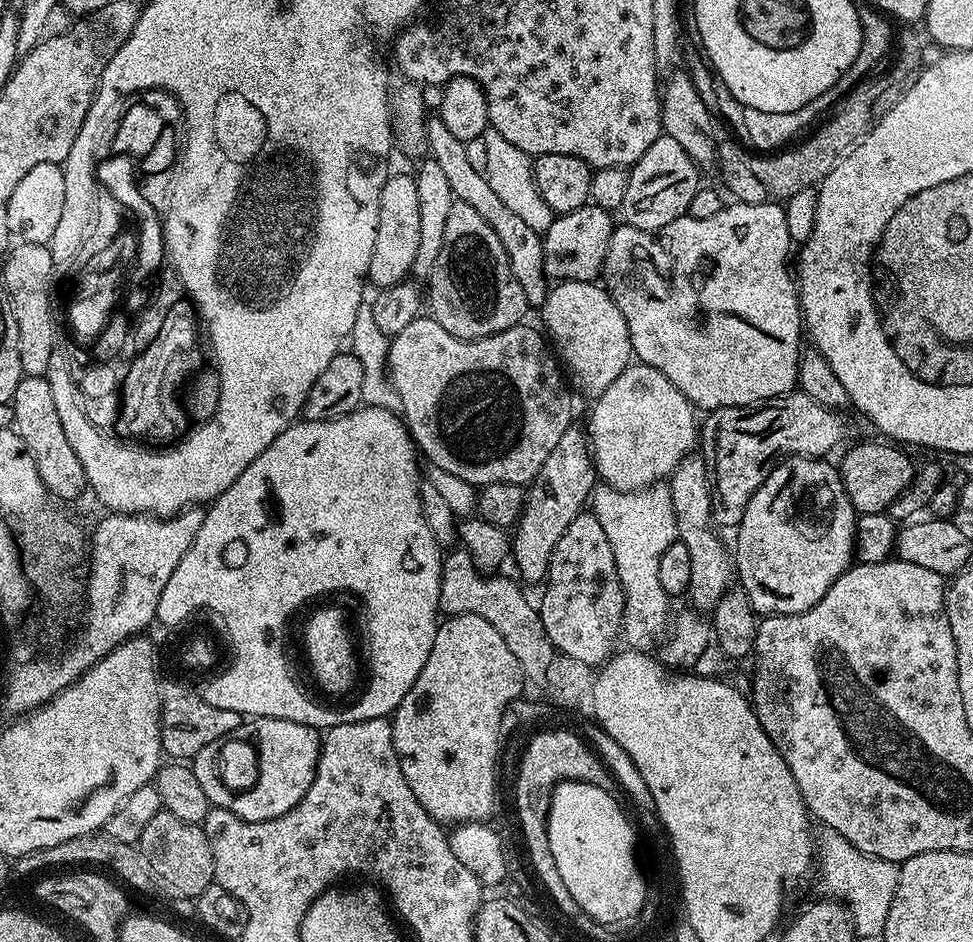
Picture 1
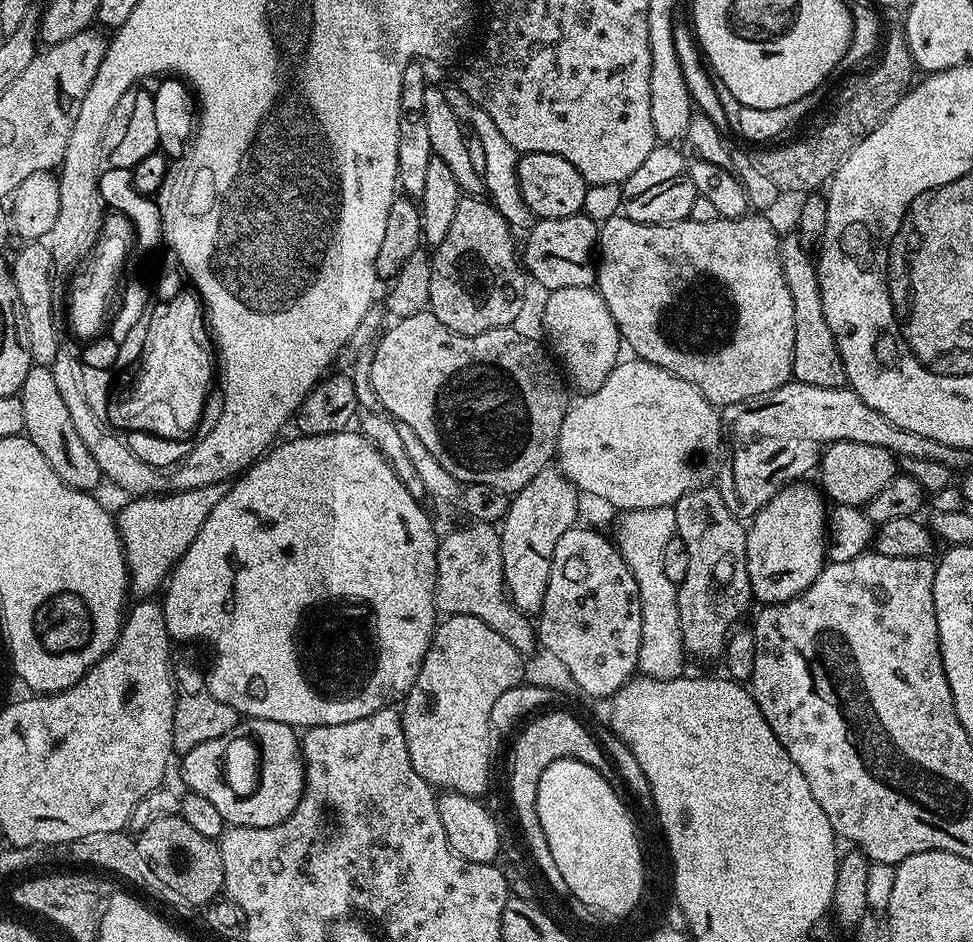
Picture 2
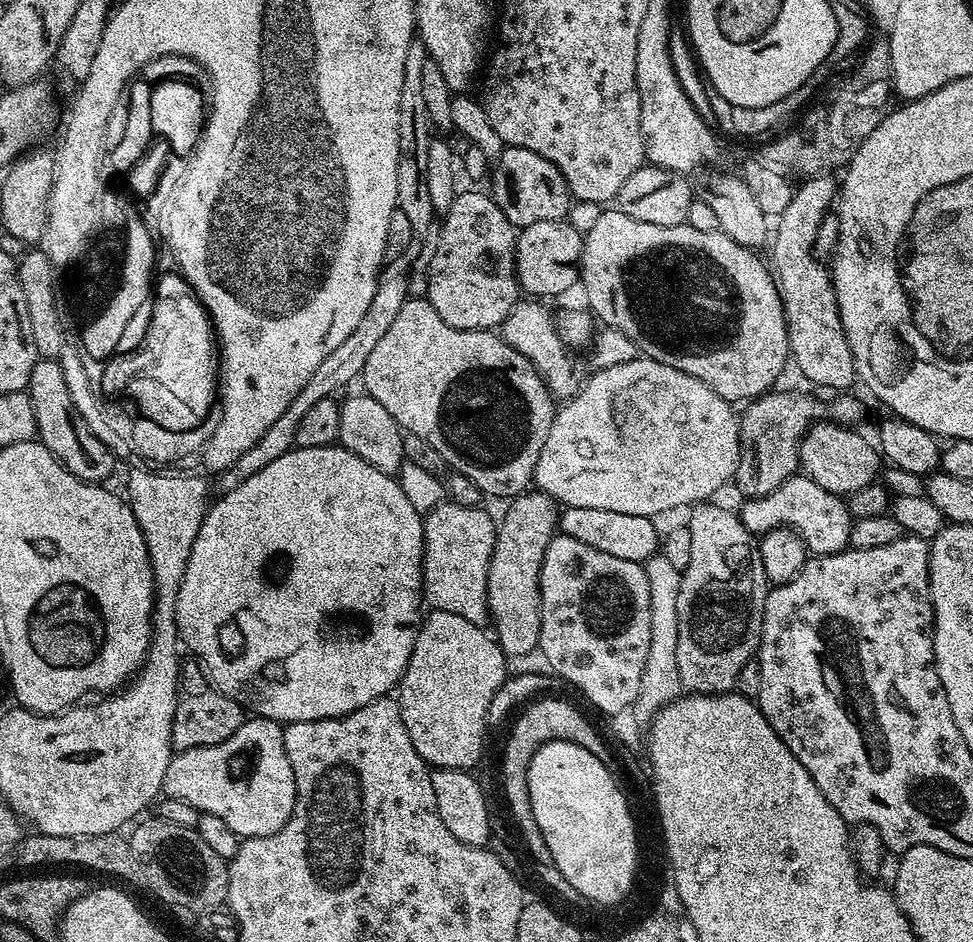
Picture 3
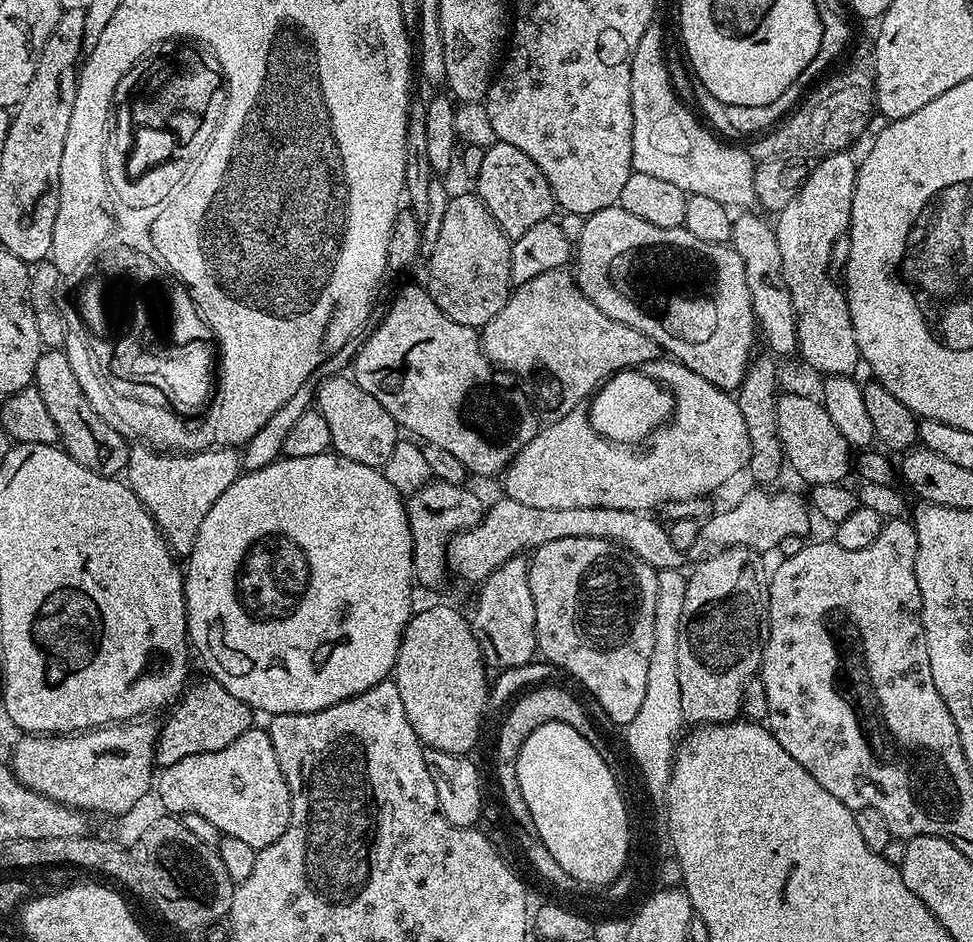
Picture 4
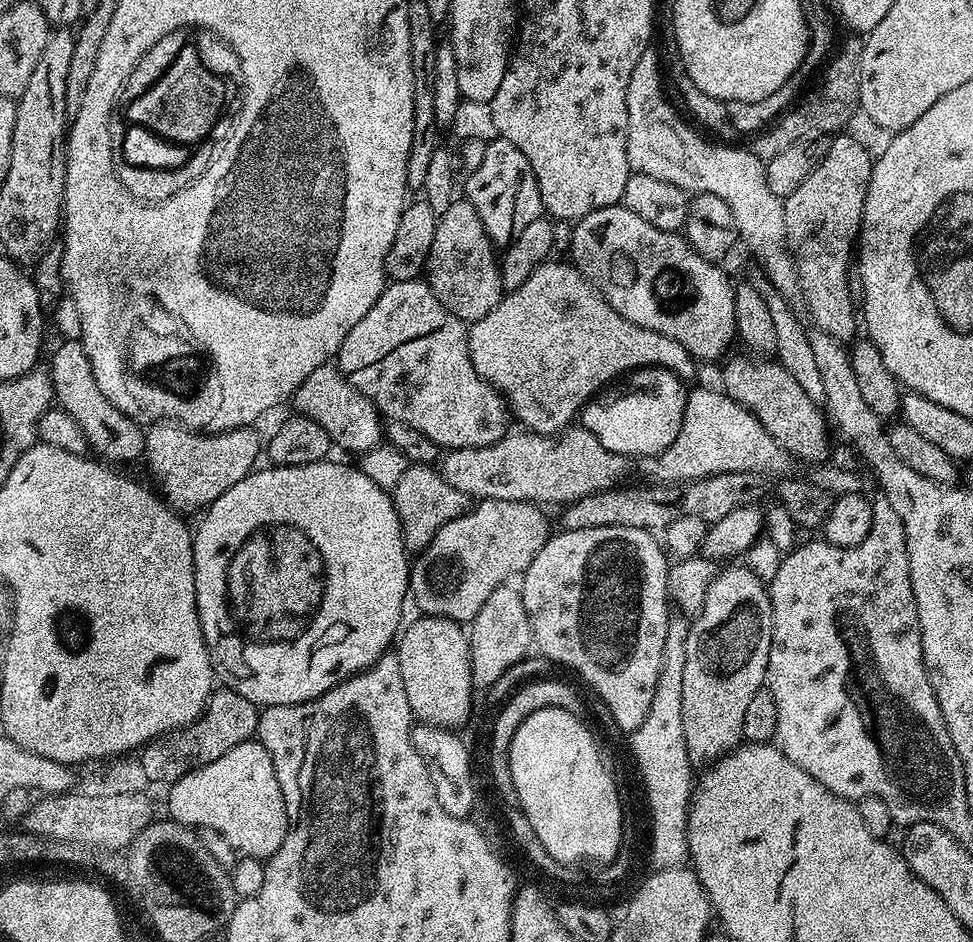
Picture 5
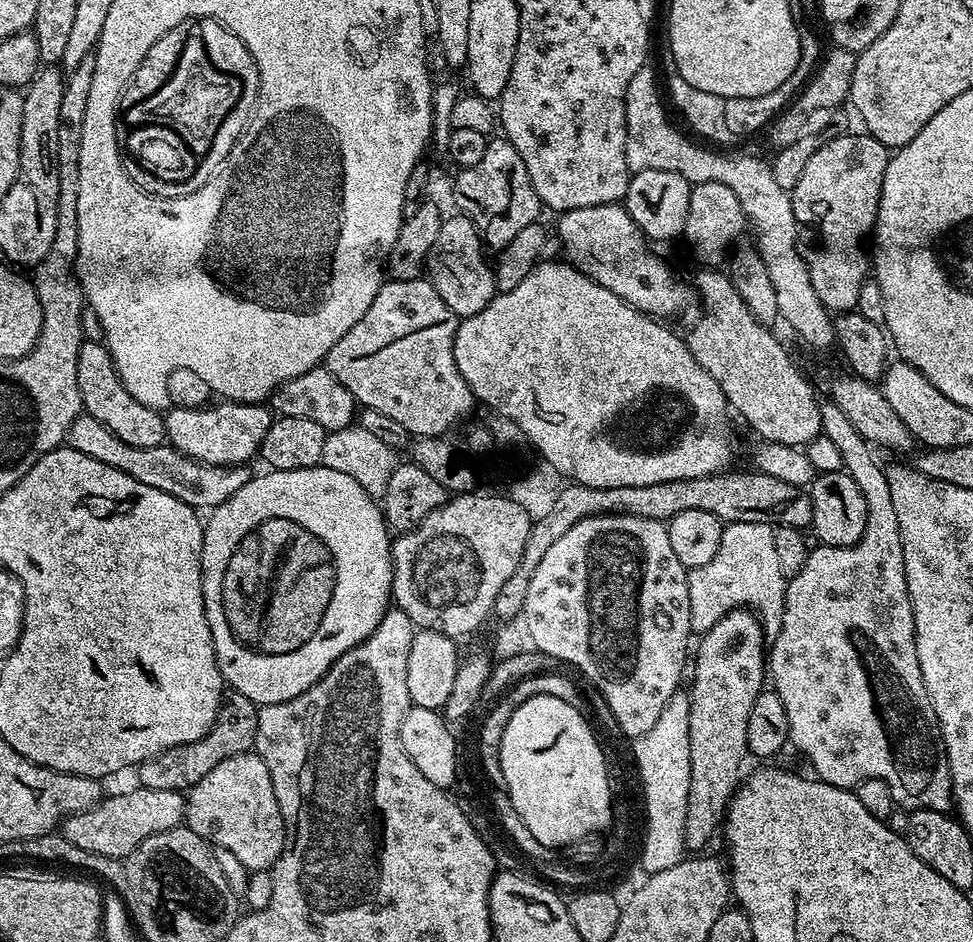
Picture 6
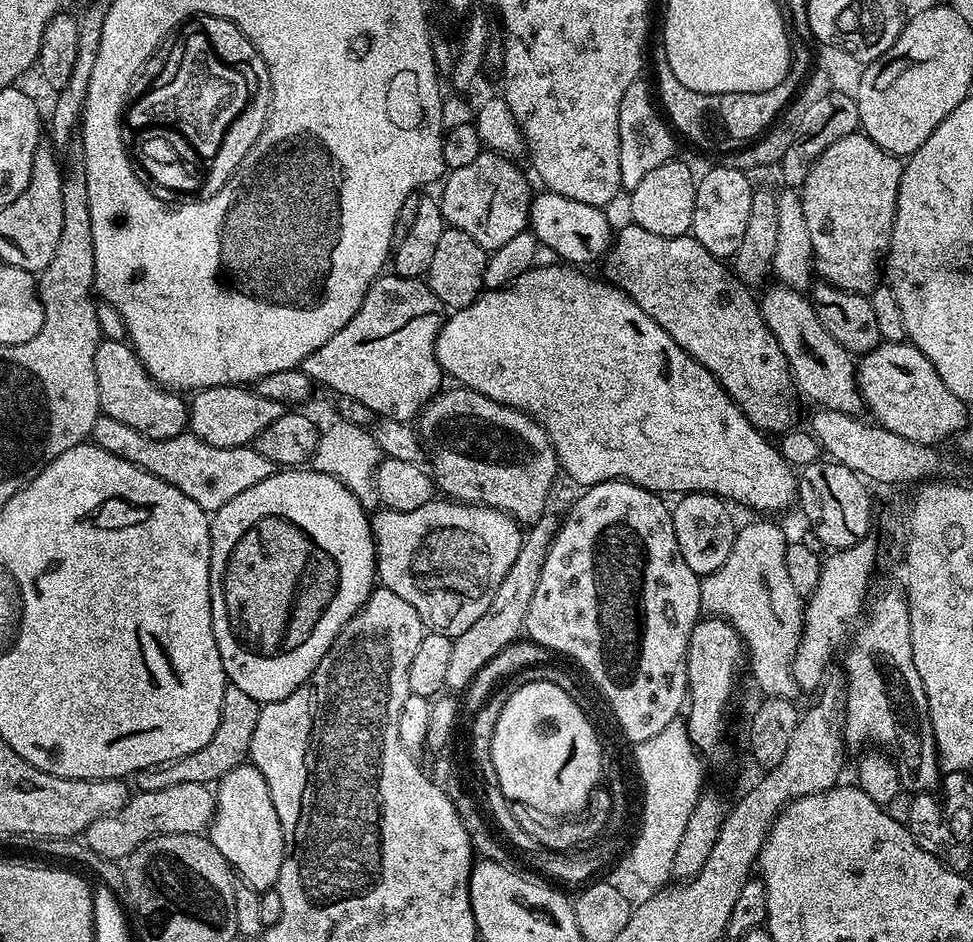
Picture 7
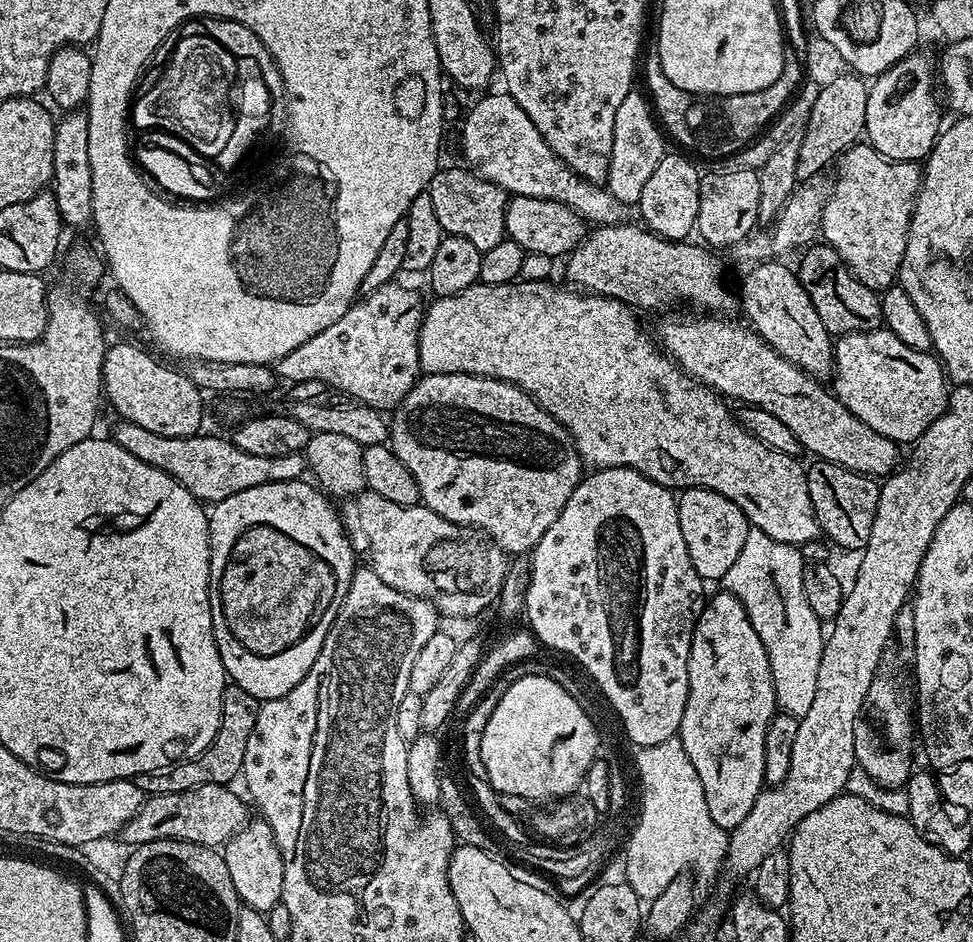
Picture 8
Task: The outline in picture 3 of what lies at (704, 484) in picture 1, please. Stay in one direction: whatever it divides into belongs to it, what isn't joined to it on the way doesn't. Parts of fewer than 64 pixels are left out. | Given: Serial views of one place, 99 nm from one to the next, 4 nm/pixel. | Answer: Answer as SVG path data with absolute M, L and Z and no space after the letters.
M701 502L691 509L692 512L686 520L686 526L690 530L690 566L686 566L680 573L680 585L678 586L678 674L680 675L680 687L685 693L697 696L717 696L719 692L730 692L735 689L738 674L742 674L742 666L750 662L757 655L760 647L760 635L762 634L762 614L764 603L768 597L770 582L764 573L760 546L757 537L740 520L735 511L723 508L716 502Z

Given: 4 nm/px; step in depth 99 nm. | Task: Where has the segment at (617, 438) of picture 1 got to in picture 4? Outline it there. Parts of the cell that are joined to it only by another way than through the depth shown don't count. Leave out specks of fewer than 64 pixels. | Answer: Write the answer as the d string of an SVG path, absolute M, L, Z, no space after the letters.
M671 358L651 360L649 364L643 365L642 371L649 378L656 380L661 386L667 388L673 396L671 419L651 437L650 443L652 445L649 448L644 448L646 446L632 447L627 444L608 440L602 434L596 432L594 426L591 425L589 413L583 407L578 407L570 414L566 414L566 418L551 421L547 426L541 427L537 431L536 437L513 458L511 464L502 473L502 481L504 480L503 495L514 502L522 502L522 506L538 506L538 510L565 508L566 506L602 506L603 508L613 508L614 510L634 510L635 512L644 514L652 510L648 508L660 510L670 502L689 500L690 498L698 498L699 496L707 497L709 495L708 492L722 487L727 480L734 479L740 471L743 473L747 469L751 454L750 437L746 430L746 423L743 422L739 406L736 405L735 399L725 389L714 386L714 382L706 382L706 378L702 378L702 374L694 374L694 370L682 366L678 361Z

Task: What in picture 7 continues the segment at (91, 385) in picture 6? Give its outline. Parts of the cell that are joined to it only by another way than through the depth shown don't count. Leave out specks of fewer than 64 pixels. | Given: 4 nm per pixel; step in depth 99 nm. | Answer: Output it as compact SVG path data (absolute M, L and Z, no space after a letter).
M101 339L98 350L94 354L94 374L98 378L98 398L100 411L110 418L118 418L118 422L126 422L126 426L134 426L138 434L146 434L146 438L174 438L188 428L189 405L183 395L169 390L156 383L144 369L144 363L136 356L136 349L124 340Z

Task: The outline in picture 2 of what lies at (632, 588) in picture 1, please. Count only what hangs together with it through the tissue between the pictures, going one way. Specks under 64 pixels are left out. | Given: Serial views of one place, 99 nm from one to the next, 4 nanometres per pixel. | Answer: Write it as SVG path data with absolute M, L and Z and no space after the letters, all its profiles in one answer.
M675 507L629 508L619 513L614 543L620 549L634 582L638 582L638 594L642 606L642 646L638 646L639 675L655 680L673 680L685 675L684 639L680 629L678 614L678 585L670 582L666 569L662 566L662 554L666 554L666 542L676 535Z

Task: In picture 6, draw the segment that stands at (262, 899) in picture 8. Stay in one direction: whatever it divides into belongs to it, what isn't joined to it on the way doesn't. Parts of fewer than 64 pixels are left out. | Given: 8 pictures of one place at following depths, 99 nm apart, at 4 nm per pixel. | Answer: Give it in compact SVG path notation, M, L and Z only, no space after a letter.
M256 751L234 754L226 758L226 762L218 762L214 770L210 770L194 787L187 789L184 805L186 826L194 830L203 840L213 845L231 850L248 868L249 873L263 872L271 869L284 849L284 819L278 806L278 798L274 798L274 782L270 778L270 770L266 770L266 762Z

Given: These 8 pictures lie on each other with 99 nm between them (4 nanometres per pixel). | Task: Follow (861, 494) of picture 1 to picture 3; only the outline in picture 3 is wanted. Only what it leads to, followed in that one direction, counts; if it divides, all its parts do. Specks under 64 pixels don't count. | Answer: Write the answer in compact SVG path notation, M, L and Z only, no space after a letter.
M816 422L800 437L800 468L822 490L845 498L870 486L881 475L882 457L877 445L856 432L855 427L835 422Z

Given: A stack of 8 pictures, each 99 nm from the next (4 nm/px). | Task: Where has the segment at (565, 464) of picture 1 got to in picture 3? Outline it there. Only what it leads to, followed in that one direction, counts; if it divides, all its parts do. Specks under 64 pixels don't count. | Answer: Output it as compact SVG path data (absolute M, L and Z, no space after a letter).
M525 490L509 504L512 505L505 510L504 517L499 517L498 520L494 550L488 563L486 594L490 624L491 627L496 627L494 639L505 657L513 658L512 656L535 653L540 643L540 571L546 558L546 550L553 536L557 535L561 509L551 496L539 490Z

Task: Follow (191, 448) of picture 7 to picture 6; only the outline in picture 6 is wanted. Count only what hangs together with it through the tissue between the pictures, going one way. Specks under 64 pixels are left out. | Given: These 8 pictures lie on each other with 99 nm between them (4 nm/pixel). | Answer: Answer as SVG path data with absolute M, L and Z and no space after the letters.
M82 414L73 422L66 444L98 462L106 462L106 466L122 470L122 474L130 474L130 478L138 478L138 482L145 486L154 486L154 490L166 490L166 494L174 494L174 498L197 510L216 508L226 502L226 498L238 494L238 490L242 490L242 486L246 486L250 479L247 467L223 468L217 464L202 464L167 442L158 446L130 446L130 442L122 442L118 434L112 434L106 426L102 426L98 418L87 414Z

